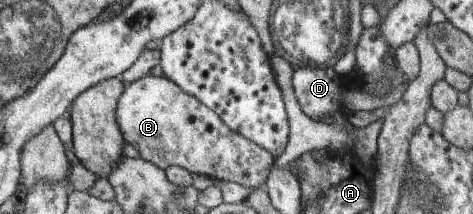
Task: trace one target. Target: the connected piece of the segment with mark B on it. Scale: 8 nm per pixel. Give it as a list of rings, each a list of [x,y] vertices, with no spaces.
[[[151,74],[126,86],[116,109],[117,121],[125,141],[131,144],[140,157],[157,164],[167,171],[171,166],[181,166],[191,173],[202,173],[214,180],[227,180],[245,187],[258,188],[267,183],[275,156],[261,144],[233,131],[216,111],[209,109],[200,99],[185,93],[185,90],[167,76]]]

